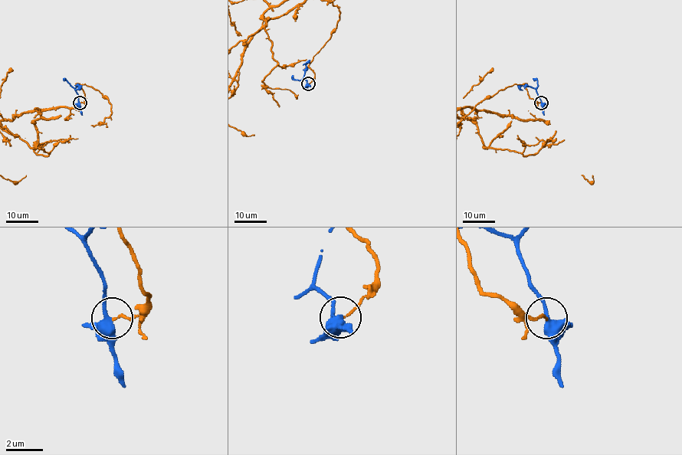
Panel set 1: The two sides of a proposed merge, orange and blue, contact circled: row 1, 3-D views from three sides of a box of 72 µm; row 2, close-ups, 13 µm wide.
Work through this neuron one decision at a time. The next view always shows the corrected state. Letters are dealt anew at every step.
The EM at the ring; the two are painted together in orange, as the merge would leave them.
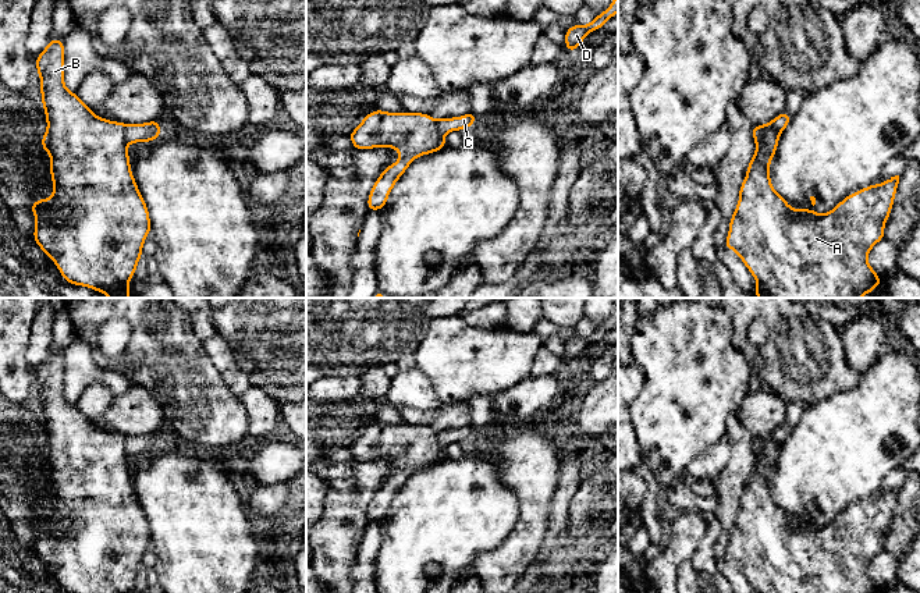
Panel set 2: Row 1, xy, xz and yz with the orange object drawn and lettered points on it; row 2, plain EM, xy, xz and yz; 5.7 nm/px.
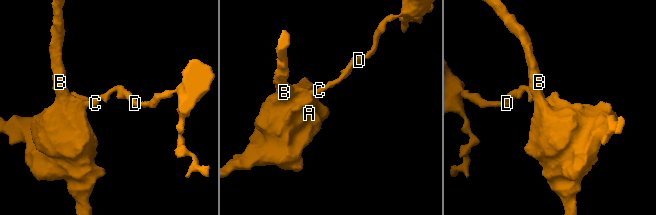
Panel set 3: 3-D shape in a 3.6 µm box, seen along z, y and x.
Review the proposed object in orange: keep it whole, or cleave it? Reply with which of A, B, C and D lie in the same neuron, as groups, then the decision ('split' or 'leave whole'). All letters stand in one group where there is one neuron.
A B / C D | split

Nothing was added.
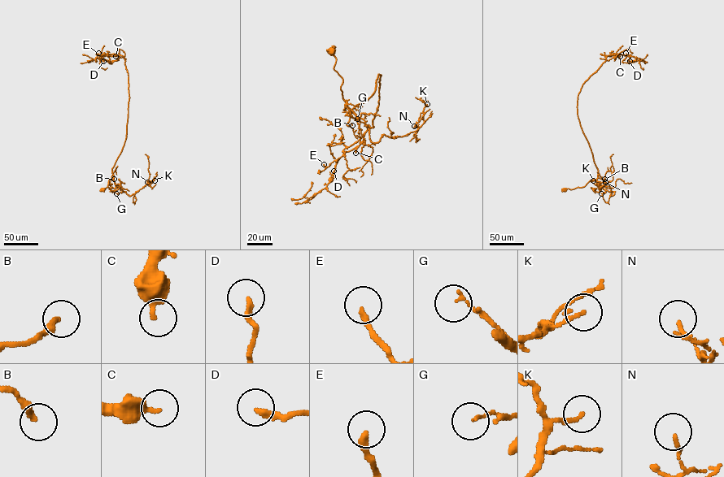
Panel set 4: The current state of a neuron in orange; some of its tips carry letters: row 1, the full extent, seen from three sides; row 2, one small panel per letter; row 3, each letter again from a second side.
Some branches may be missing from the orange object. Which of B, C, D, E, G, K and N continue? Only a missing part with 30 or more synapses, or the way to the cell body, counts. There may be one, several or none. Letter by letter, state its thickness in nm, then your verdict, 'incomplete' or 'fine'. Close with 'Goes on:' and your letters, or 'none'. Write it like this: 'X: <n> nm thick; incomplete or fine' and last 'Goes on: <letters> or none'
B: 280 nm thick; fine
C: 360 nm thick; fine
D: 200 nm thick; incomplete
E: 240 nm thick; incomplete
G: 120 nm thick; fine
K: 170 nm thick; fine
N: 140 nm thick; fine
Goes on: D, E

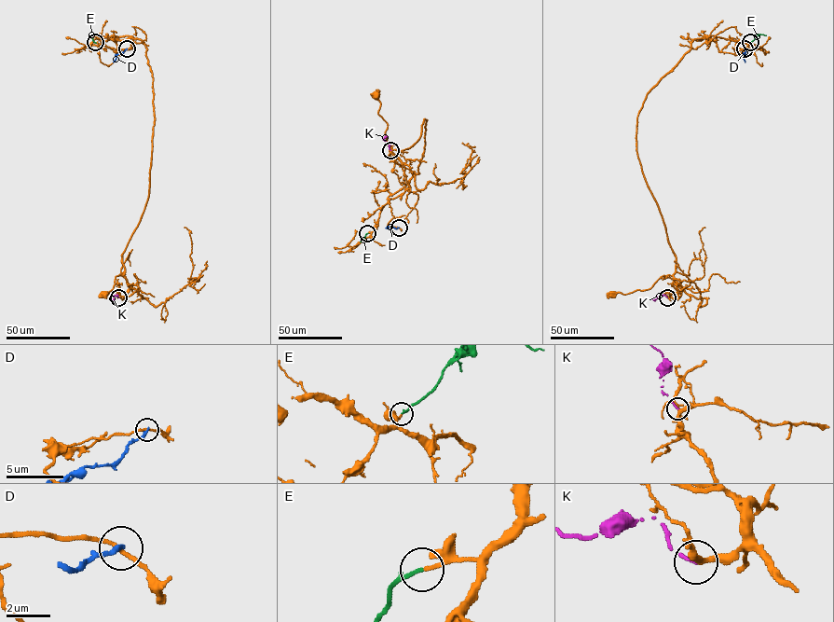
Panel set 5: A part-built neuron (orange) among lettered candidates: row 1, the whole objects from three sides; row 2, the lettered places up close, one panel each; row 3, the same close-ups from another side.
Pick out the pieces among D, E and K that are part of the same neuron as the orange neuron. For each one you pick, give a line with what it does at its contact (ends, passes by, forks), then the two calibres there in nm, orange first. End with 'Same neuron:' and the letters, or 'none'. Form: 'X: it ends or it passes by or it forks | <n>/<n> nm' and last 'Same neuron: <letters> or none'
E: it ends | 180/170 nm
Same neuron: E

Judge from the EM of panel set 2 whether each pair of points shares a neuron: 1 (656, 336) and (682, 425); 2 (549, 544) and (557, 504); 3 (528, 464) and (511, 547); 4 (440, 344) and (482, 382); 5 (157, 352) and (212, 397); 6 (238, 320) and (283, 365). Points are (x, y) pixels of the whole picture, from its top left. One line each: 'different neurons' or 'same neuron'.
1: same neuron
2: same neuron
3: same neuron
4: same neuron
5: same neuron
6: same neuron

